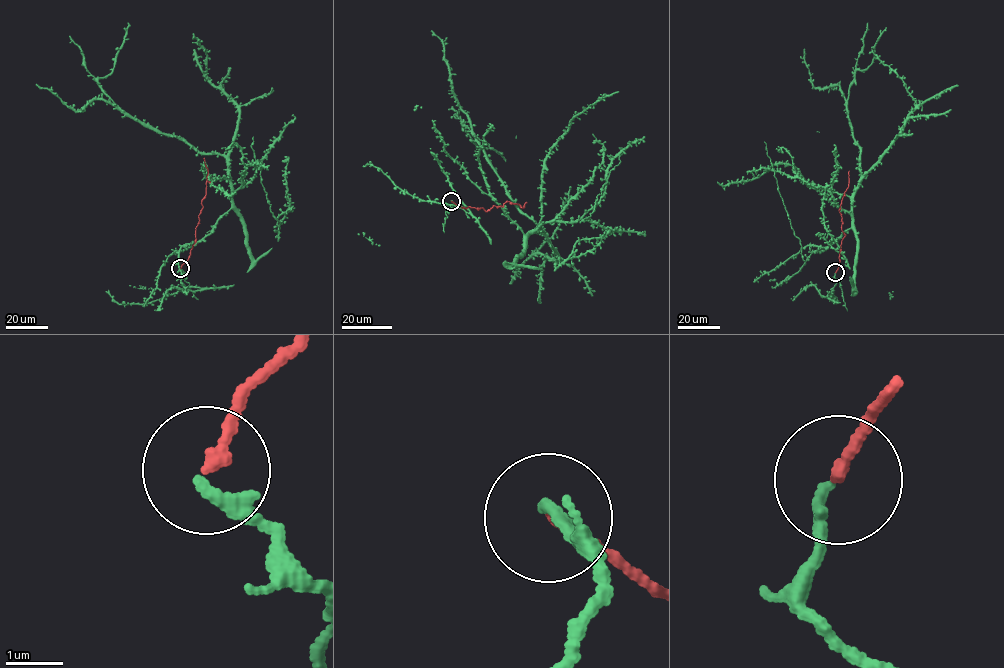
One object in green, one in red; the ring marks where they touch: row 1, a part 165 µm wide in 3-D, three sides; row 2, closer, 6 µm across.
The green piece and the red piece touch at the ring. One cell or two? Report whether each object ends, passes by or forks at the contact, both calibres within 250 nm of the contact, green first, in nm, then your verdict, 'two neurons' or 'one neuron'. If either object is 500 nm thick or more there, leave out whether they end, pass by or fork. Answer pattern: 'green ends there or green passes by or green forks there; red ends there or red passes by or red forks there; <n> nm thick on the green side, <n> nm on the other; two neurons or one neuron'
green ends there; red ends there; 220 nm thick on the green side, 200 nm on the other; one neuron

